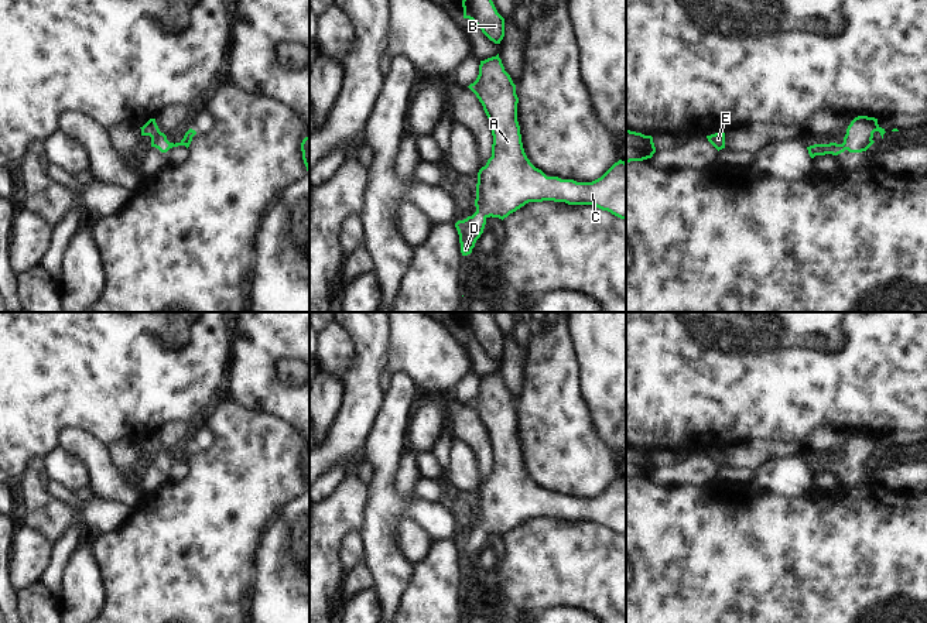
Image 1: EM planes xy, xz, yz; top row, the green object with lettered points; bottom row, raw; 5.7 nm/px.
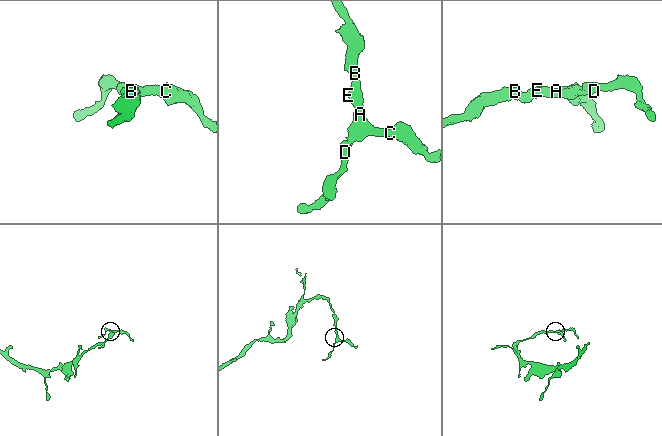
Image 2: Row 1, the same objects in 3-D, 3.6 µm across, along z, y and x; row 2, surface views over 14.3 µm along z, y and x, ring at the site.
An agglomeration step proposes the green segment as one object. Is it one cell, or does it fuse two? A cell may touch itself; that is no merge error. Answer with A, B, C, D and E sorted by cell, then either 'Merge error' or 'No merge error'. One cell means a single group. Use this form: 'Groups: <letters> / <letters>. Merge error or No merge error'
Groups: A B C D E. No merge error.

